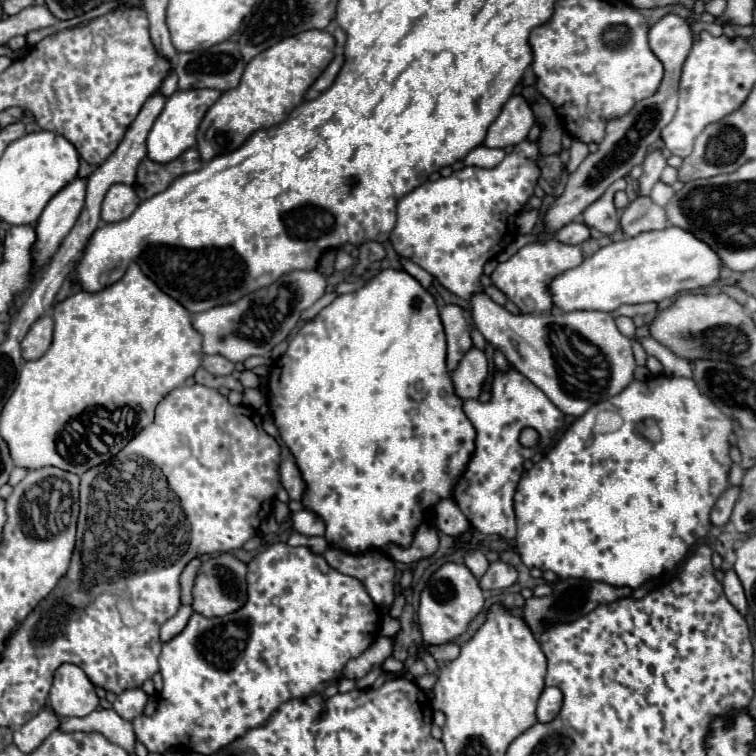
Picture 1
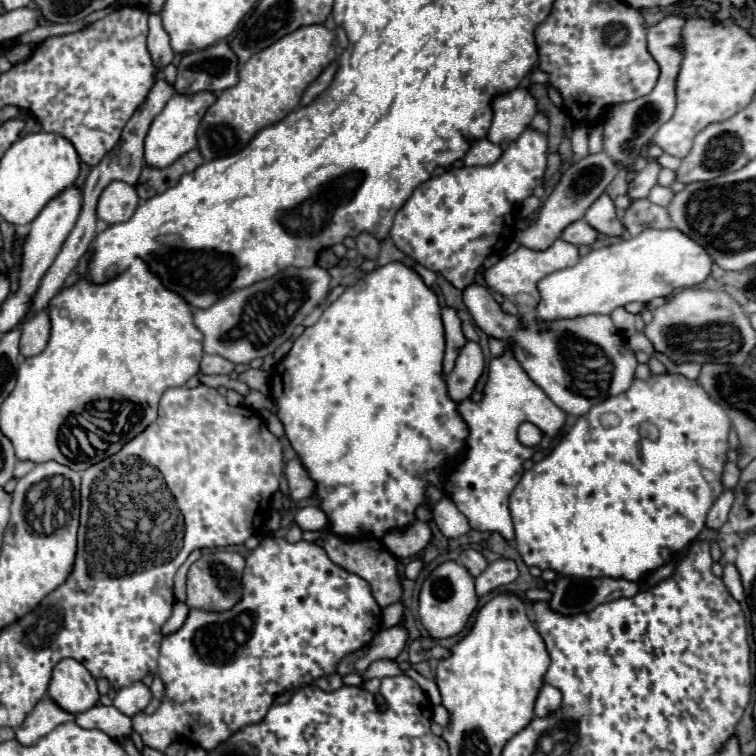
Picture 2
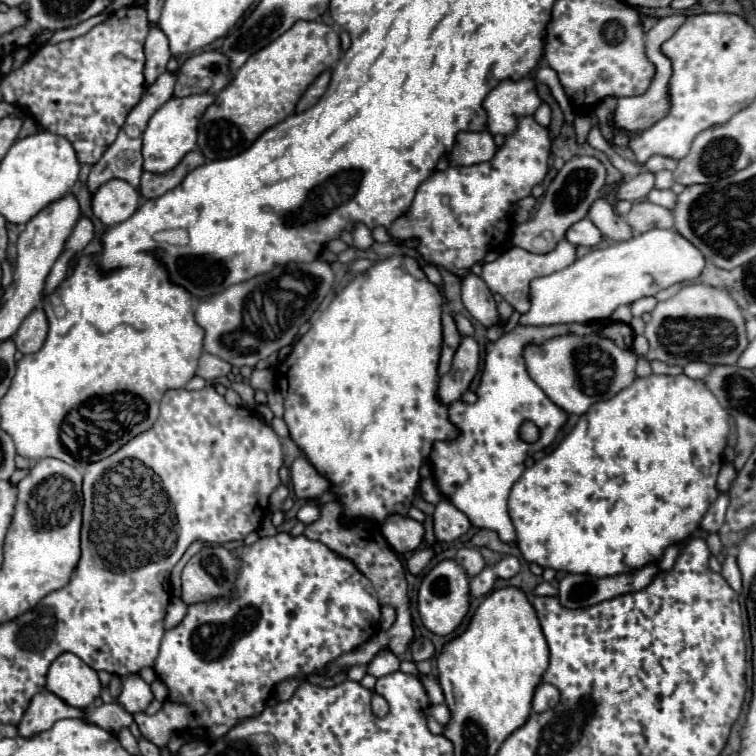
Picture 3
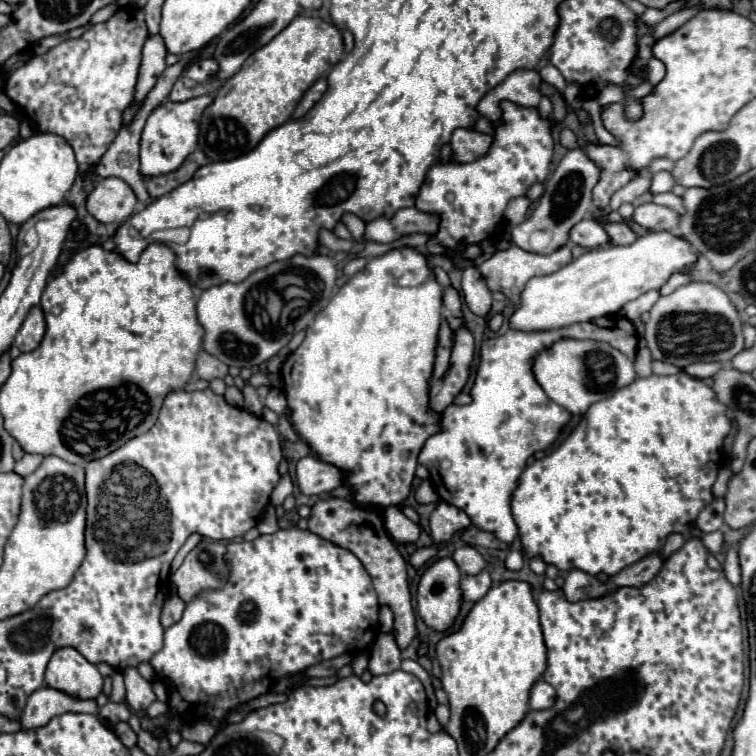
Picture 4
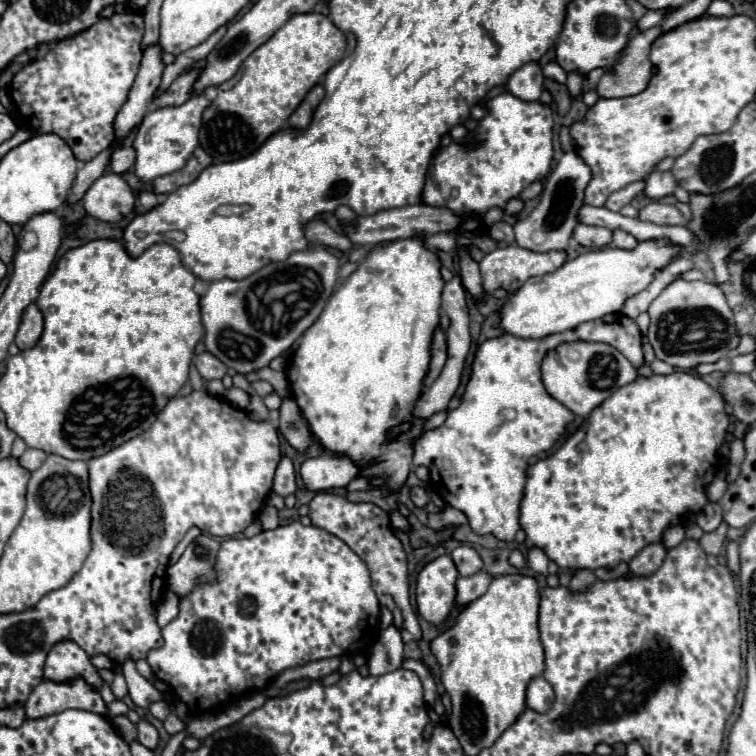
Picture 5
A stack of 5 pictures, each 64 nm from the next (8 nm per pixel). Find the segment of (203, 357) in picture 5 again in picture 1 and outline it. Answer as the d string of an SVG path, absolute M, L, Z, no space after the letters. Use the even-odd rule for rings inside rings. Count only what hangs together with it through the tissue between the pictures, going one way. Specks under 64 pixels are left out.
M204 356L202 358L202 366L210 374L218 374L218 376L228 376L234 370L234 364L230 360L226 360L224 356Z

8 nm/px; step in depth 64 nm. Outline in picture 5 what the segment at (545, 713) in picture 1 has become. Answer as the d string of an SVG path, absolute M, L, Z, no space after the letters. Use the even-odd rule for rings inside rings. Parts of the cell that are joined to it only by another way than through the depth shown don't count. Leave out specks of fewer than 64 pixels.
M534 678L528 684L528 694L526 694L526 706L536 710L536 712L546 712L554 704L554 690L552 686L542 678Z

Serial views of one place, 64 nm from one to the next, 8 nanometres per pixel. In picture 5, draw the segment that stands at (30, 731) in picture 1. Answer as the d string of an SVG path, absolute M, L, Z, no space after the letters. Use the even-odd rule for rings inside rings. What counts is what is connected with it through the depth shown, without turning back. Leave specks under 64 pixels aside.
M50 680L40 682L28 696L24 710L26 720L38 720L62 710L88 710L94 714L104 714L106 704L100 694L92 690L84 680L74 680L70 684L56 684Z

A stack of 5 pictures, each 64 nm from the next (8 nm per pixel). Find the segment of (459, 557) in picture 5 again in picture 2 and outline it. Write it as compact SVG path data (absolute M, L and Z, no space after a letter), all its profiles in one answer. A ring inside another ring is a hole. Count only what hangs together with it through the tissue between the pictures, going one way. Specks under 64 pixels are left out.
M464 550L464 552L460 554L460 562L468 568L468 572L470 572L474 578L480 576L480 574L486 570L486 566L488 566L486 558L484 558L478 550Z

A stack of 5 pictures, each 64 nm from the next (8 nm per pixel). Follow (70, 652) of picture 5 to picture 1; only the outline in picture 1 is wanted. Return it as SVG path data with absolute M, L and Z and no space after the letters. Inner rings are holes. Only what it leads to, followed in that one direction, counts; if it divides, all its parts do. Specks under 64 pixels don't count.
M62 664L54 674L48 704L60 718L84 718L98 708L98 696L78 666Z

